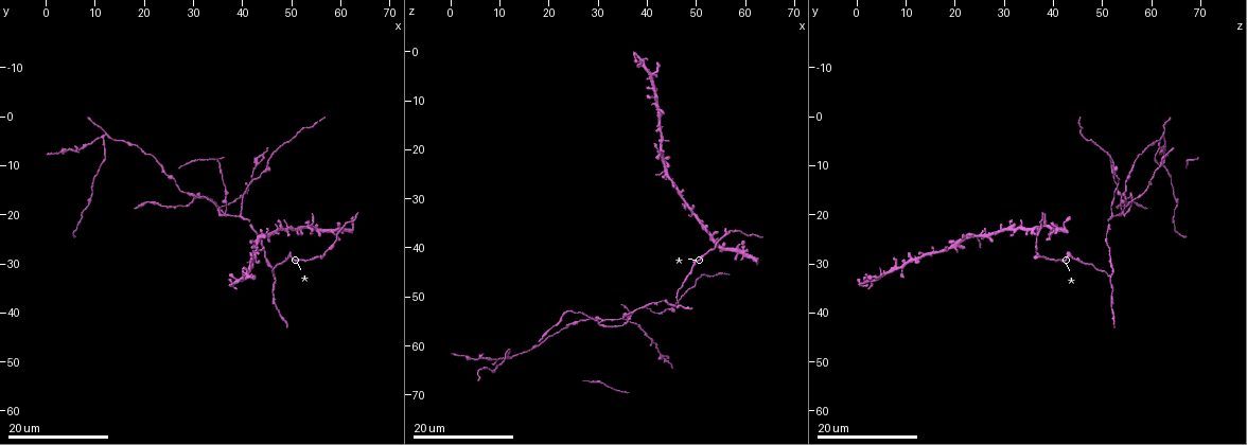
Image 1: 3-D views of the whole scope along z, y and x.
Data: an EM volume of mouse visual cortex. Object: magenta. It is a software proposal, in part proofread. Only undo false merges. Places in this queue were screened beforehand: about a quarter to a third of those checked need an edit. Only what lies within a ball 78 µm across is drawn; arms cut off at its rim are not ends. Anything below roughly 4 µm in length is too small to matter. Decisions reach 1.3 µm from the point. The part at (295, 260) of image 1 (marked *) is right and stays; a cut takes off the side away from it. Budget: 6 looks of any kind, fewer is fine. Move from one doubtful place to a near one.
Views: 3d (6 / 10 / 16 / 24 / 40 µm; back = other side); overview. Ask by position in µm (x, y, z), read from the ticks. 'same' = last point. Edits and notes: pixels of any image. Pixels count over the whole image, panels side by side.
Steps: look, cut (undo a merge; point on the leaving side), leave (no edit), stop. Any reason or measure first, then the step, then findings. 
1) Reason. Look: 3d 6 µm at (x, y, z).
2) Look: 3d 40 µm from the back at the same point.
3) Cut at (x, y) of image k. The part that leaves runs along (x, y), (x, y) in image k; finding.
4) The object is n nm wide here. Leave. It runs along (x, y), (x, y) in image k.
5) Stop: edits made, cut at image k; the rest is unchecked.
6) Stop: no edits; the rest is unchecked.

Arms part here. Look: 3d 16 µm at (35.0, 18.5, 54.5).

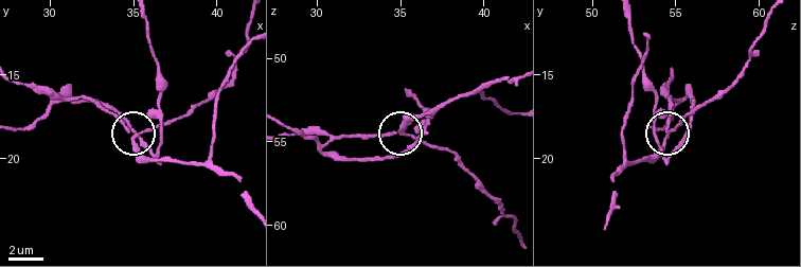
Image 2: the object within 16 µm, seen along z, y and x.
Look: 3d 10 µm at (35.0, 18.7, 54.6).

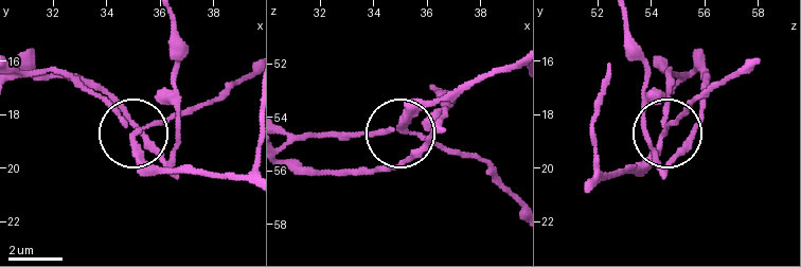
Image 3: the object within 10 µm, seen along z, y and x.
Cut at (171, 113) of image 3. The part that leaves runs along (137, 132), (203, 108), (245, 81) in image 3; two neurons meet here.

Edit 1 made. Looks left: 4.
Small branch off a trunk. Look: 3d 24 µm at (39.5, 19.5, 52.0).

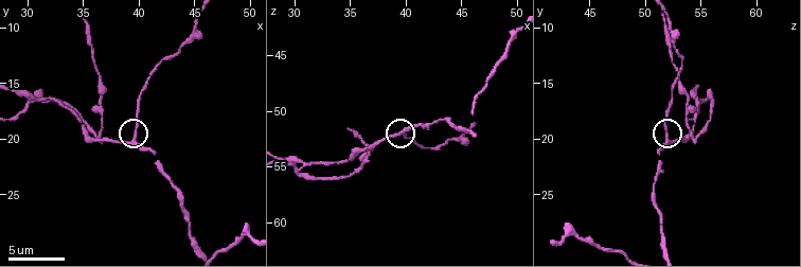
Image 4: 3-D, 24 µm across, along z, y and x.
Look: 3d 10 µm at (39.6, 20.2, 52.0).

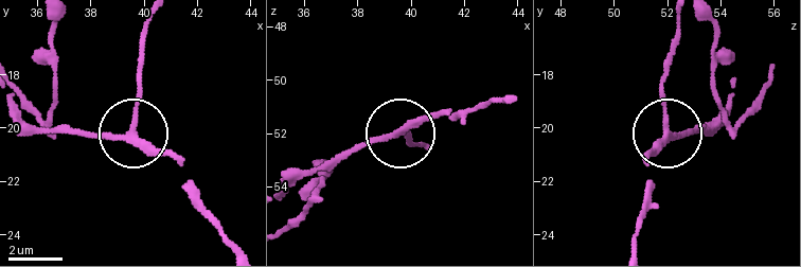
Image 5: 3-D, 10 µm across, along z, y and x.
The object is 210 nm wide here. Leave. Continuous, no second neuron.

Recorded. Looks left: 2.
Four arms meet. Look: 3d 16 µm at (30.8, 16.4, 54.8).

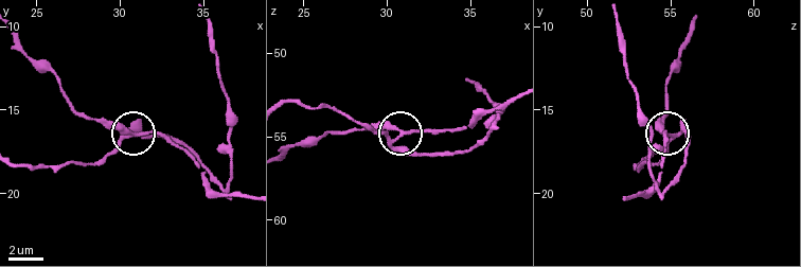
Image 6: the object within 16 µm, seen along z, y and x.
The side arm is 22 µm long. Cut at (116, 150) of image 6. The part that leaves runs along (135, 132), (175, 139), (226, 184), (230, 111), (214, 49) in image 6; two neurons meet here.

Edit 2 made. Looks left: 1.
Stop: edits made, cut at image 3, cut at image 6; the rest is unchecked.

